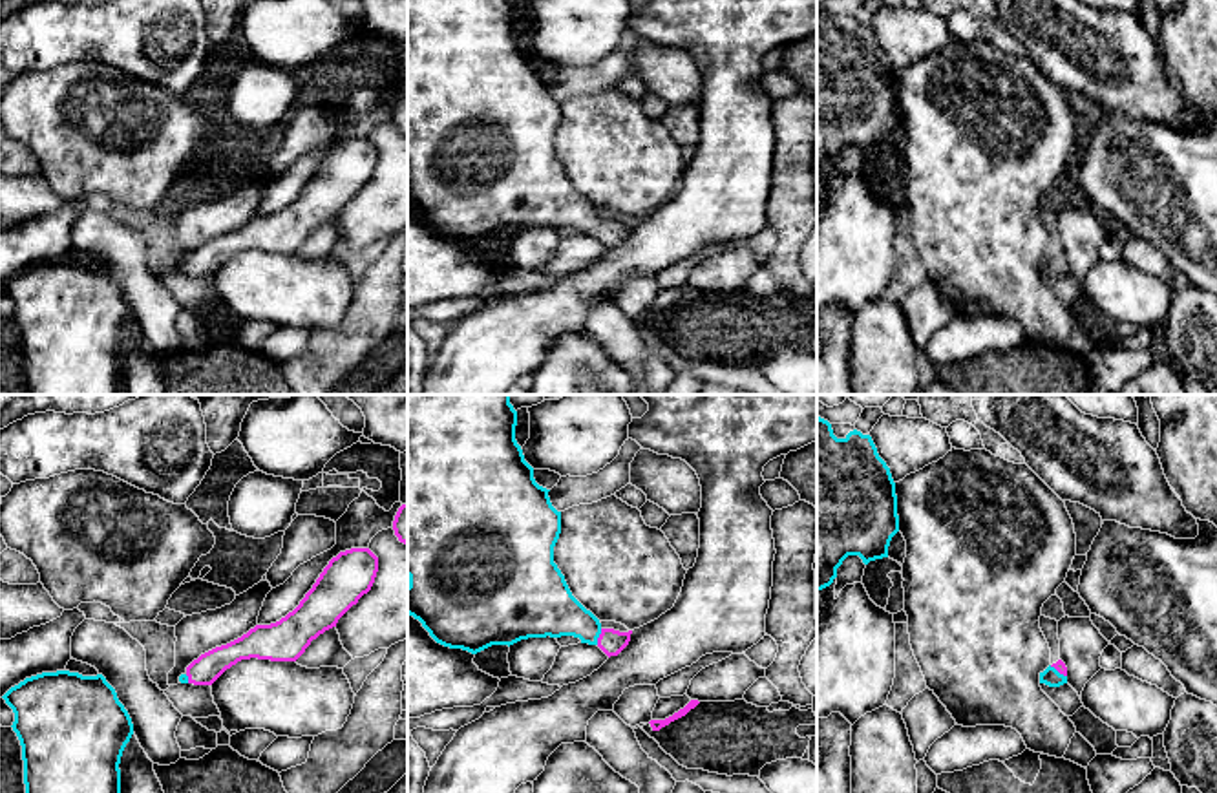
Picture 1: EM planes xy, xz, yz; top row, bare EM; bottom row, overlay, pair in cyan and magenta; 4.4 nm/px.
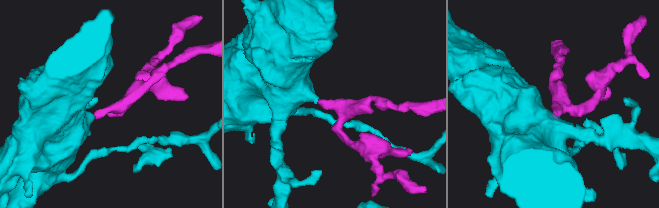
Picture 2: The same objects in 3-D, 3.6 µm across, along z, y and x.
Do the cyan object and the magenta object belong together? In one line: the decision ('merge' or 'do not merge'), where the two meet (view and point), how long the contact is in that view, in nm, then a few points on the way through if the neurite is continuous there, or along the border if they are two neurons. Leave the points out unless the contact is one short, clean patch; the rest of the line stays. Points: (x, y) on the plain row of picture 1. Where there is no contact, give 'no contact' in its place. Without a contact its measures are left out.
merge; contact xz (598, 227); length 80 nm; way xz (549, 200), (583, 214), (598, 227), (611, 232)

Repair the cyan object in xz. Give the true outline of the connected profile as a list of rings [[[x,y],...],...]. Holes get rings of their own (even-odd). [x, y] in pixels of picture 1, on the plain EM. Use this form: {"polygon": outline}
{"polygon": [[[407,0],[407,205],[418,210],[437,234],[471,245],[492,236],[510,238],[528,228],[574,227],[581,234],[598,236],[608,248],[618,247],[629,236],[632,221],[603,219],[599,210],[572,186],[565,166],[554,153],[554,137],[561,124],[561,102],[552,97],[550,80],[535,73],[534,58],[524,51],[515,31],[515,16],[515,0]]]}

